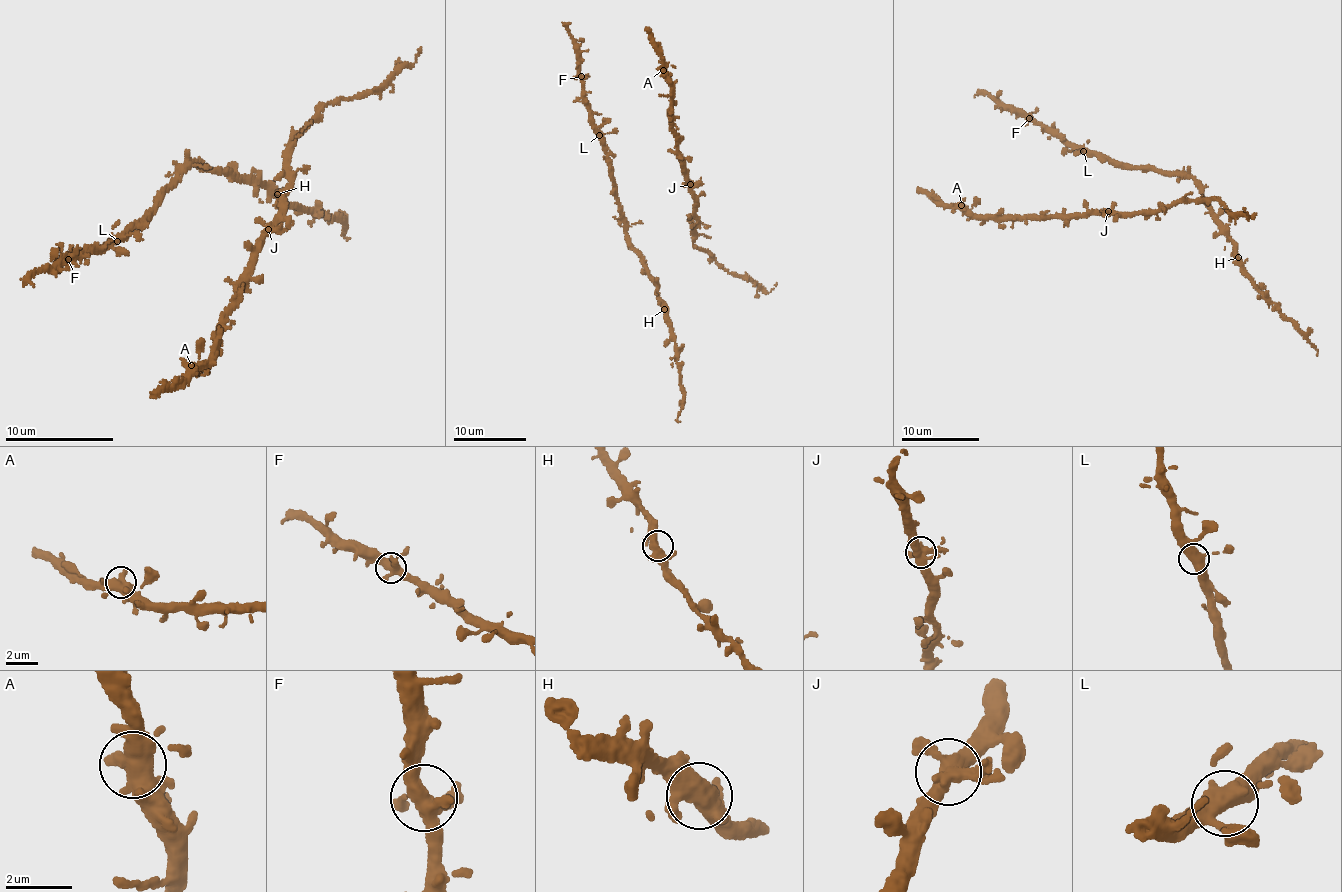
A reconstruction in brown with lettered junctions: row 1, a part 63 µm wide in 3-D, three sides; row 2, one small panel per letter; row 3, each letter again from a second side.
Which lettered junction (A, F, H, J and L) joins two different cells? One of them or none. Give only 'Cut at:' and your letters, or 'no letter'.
Cut at: no letter

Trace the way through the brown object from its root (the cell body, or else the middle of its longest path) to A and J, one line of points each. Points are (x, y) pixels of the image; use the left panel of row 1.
A: (275, 178), (283, 176), (290, 183), (279, 213), (267, 229), (249, 271), (224, 313), (207, 365), (191, 365)
J: (275, 178), (283, 176), (290, 183), (268, 229)

